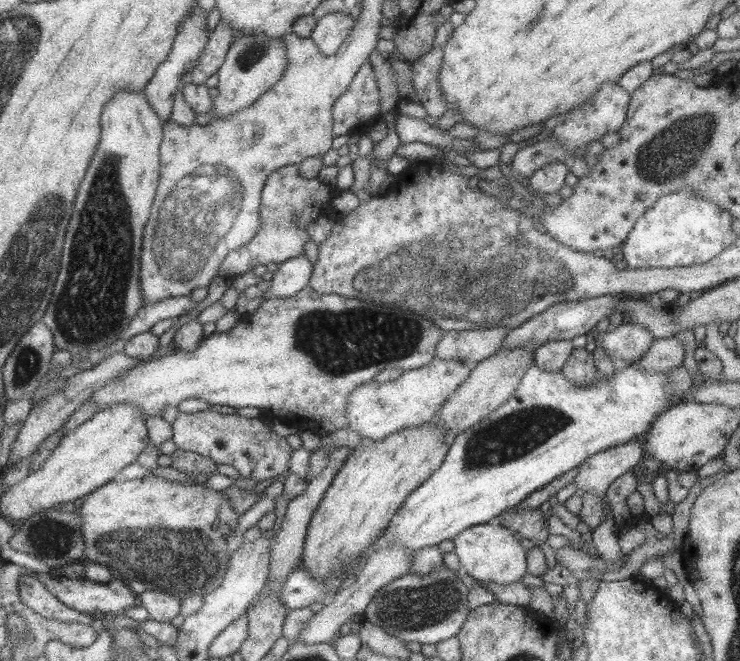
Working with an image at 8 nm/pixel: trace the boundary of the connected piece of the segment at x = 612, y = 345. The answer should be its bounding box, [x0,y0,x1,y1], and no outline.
[601,320,655,365]

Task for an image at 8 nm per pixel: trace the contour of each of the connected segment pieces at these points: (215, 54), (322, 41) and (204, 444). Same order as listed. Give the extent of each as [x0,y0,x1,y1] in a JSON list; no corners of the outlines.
[[187,20,233,84],[312,13,355,56],[171,409,293,481]]

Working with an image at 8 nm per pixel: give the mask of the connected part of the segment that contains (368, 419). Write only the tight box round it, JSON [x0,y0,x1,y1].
[347,358,472,440]

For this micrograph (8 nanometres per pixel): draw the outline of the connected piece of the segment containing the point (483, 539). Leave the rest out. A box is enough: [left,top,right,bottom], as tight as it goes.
[453,523,529,584]

